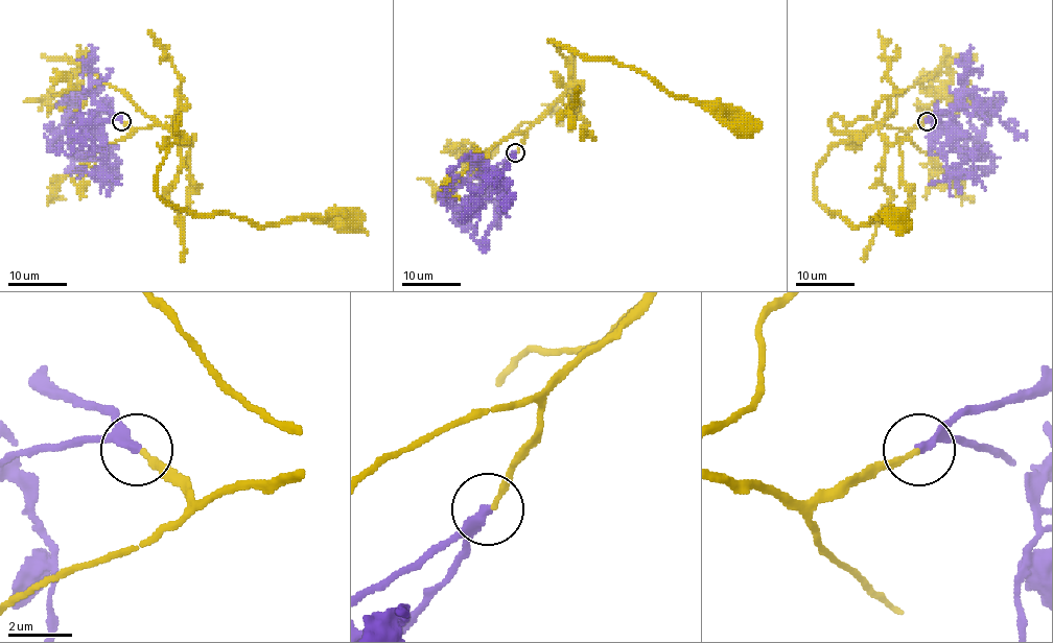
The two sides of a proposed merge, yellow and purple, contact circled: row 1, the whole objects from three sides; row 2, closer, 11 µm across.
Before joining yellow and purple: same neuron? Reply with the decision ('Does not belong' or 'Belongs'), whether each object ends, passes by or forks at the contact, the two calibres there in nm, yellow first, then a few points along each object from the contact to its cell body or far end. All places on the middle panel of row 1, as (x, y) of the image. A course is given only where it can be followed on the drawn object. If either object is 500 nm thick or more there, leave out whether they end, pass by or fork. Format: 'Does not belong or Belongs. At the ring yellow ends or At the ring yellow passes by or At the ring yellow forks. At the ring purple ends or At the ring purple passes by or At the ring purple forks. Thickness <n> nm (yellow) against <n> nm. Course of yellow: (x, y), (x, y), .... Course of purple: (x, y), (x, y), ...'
Belongs. At the ring yellow ends. At the ring purple ends. Thickness 160 nm (yellow) against 300 nm. Course of yellow: (516, 152), (569, 79), (566, 61), (548, 40), (647, 72), (669, 92), (707, 105), (729, 123), (762, 121). Course of purple: (516, 152), (496, 179), (501, 189), (501, 212), (481, 241), (473, 235), (475, 230)

